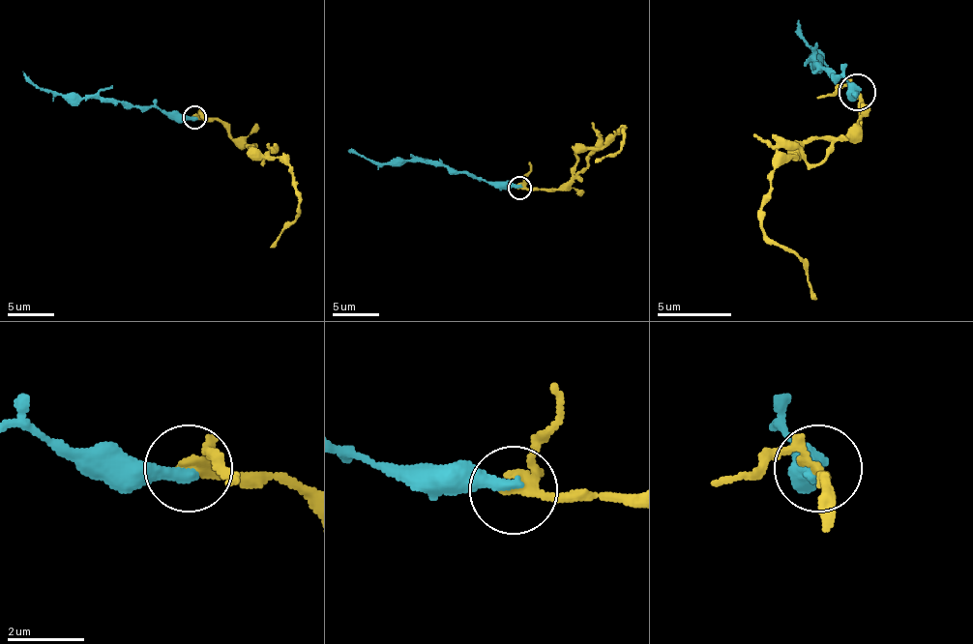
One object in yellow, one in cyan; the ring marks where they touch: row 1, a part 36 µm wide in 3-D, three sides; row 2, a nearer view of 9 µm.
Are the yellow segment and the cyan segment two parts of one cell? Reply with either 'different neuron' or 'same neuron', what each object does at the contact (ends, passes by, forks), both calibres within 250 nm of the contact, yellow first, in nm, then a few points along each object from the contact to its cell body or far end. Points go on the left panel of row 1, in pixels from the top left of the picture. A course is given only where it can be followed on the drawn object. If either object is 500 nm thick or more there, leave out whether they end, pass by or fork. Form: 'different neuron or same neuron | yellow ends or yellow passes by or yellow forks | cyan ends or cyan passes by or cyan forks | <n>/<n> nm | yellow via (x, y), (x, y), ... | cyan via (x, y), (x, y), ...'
same neuron | yellow forks | cyan ends | 190/360 nm | yellow via (194, 117), (220, 120), (264, 161), (268, 157), (280, 157), (291, 168), (299, 215), (271, 248) | cyan via (194, 117), (168, 117), (152, 105), (127, 105), (99, 97), (52, 94), (22, 71)

